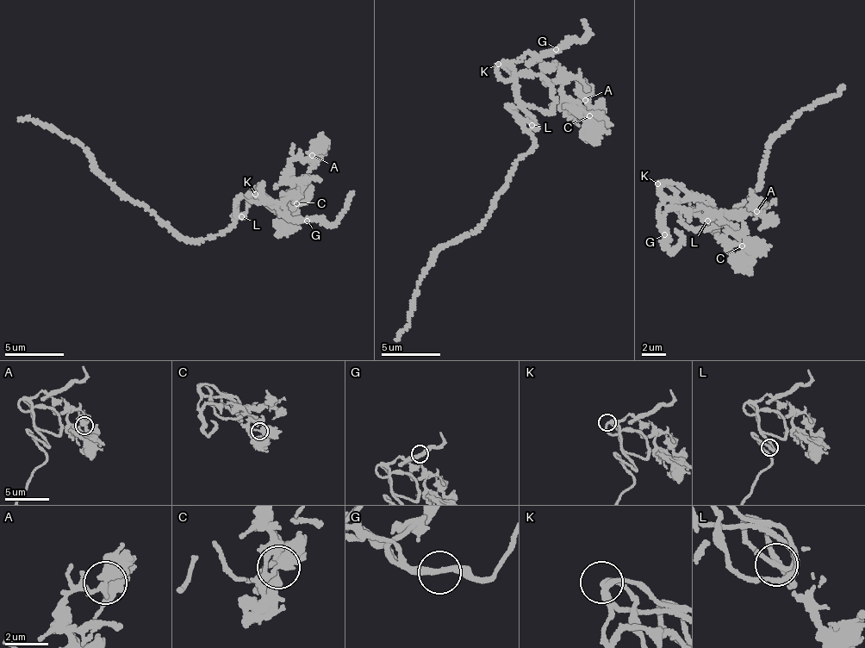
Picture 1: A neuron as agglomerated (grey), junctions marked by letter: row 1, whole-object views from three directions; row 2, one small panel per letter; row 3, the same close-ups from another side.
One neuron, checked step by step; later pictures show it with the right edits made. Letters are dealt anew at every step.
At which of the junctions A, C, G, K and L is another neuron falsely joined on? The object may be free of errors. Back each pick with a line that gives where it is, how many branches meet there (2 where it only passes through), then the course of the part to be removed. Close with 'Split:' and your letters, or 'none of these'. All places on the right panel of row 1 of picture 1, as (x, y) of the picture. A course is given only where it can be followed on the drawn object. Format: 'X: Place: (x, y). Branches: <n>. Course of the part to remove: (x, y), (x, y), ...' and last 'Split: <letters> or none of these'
Split: none of these

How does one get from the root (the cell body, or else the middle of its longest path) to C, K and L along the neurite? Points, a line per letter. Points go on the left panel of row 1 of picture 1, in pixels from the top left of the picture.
C: (227, 228), (245, 195), (264, 204), (287, 201), (285, 194), (297, 193), (295, 181), (297, 204)
K: (227, 228), (234, 224), (233, 215), (238, 200), (245, 195), (260, 203), (263, 201), (255, 194)
L: (227, 228), (241, 216)

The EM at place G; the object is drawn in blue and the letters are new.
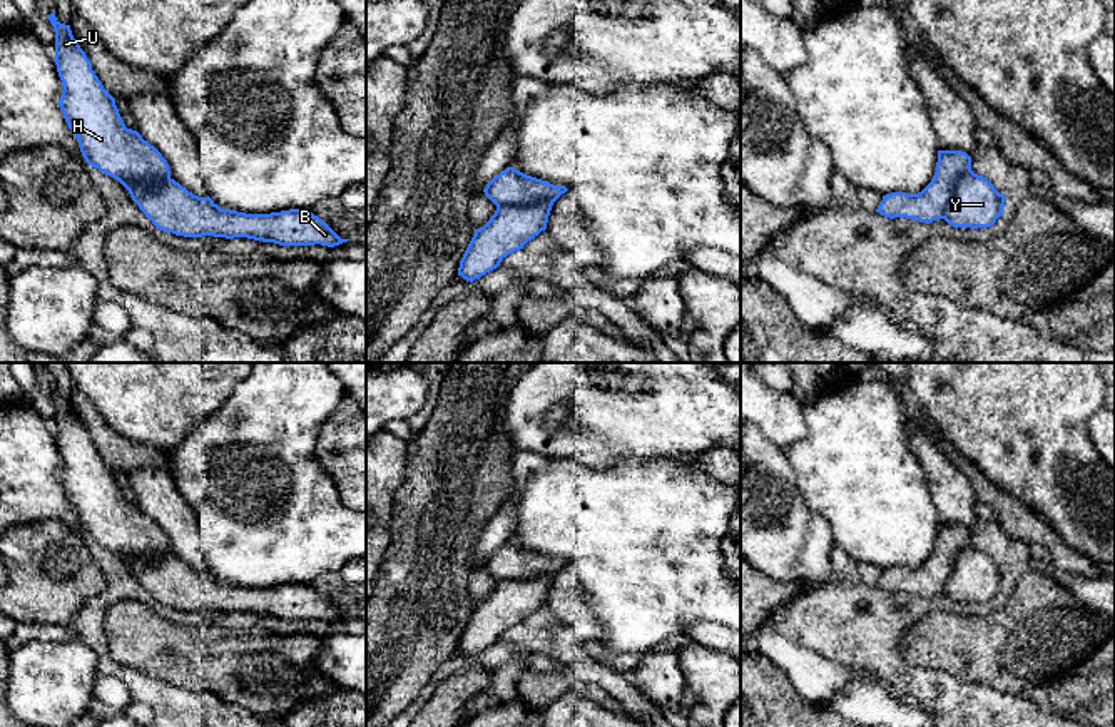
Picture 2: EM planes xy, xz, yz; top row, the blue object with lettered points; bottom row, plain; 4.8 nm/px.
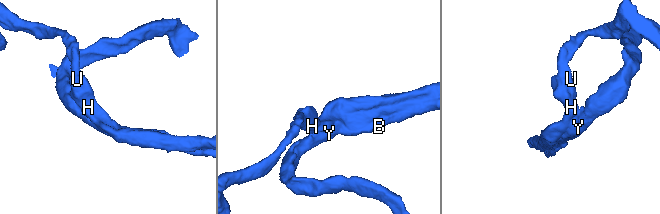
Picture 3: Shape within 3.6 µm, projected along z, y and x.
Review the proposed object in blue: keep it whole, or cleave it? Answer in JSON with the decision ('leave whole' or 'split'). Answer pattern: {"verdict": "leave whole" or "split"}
{"verdict": "leave whole"}

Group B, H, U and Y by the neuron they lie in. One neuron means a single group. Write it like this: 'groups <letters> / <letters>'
groups B H U Y

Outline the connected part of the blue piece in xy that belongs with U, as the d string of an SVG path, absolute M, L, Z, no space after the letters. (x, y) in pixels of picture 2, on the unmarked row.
M55 386L47 389L55 406L55 440L62 455L60 485L69 503L77 511L85 536L117 553L130 568L139 583L152 598L184 612L247 612L279 620L328 620L334 622L349 613L341 613L326 597L309 583L289 583L271 588L246 588L221 583L209 570L199 572L171 552L169 538L137 505L127 503L115 473L104 463L92 445L92 438L72 409L70 399L60 398Z

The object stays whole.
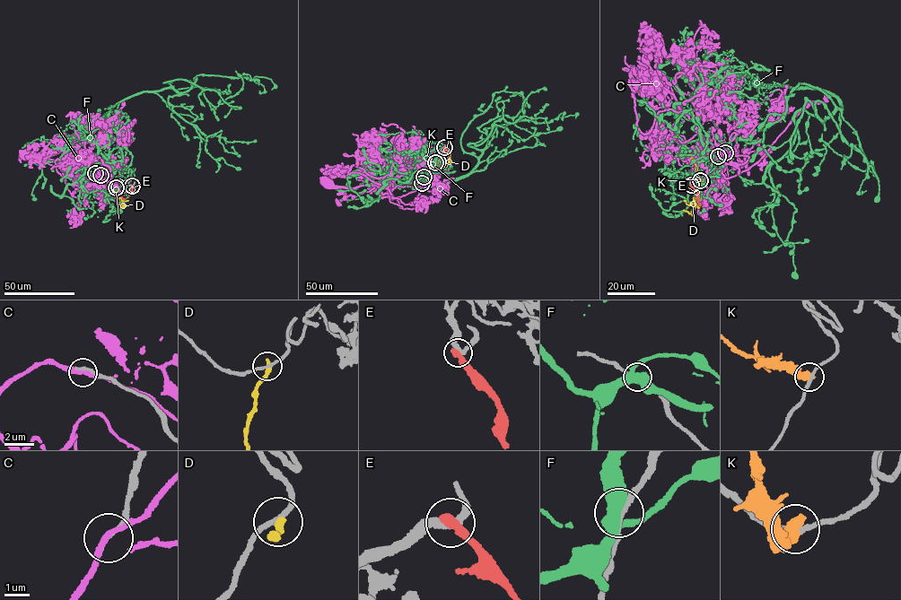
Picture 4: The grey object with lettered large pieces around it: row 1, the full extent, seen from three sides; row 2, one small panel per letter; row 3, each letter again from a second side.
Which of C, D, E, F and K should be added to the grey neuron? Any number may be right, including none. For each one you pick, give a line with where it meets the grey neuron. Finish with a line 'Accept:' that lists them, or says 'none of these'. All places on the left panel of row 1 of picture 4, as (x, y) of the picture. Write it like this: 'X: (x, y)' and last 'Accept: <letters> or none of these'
C: (95, 173)
Accept: C

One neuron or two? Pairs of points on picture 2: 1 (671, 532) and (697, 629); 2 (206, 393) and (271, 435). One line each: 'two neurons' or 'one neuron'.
1: two neurons
2: two neurons

